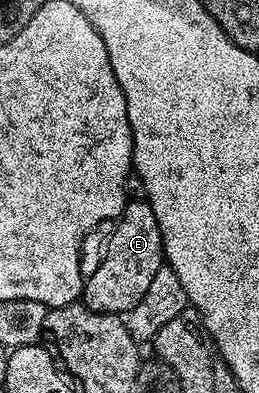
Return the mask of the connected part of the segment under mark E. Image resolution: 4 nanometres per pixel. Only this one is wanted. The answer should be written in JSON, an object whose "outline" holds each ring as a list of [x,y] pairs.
{"outline":[[[145,200],[128,201],[114,223],[105,260],[97,272],[83,283],[81,301],[93,312],[126,315],[141,301],[141,296],[145,296],[157,268],[164,264],[163,237],[161,228],[157,228],[157,216],[153,216],[153,208]]]}

